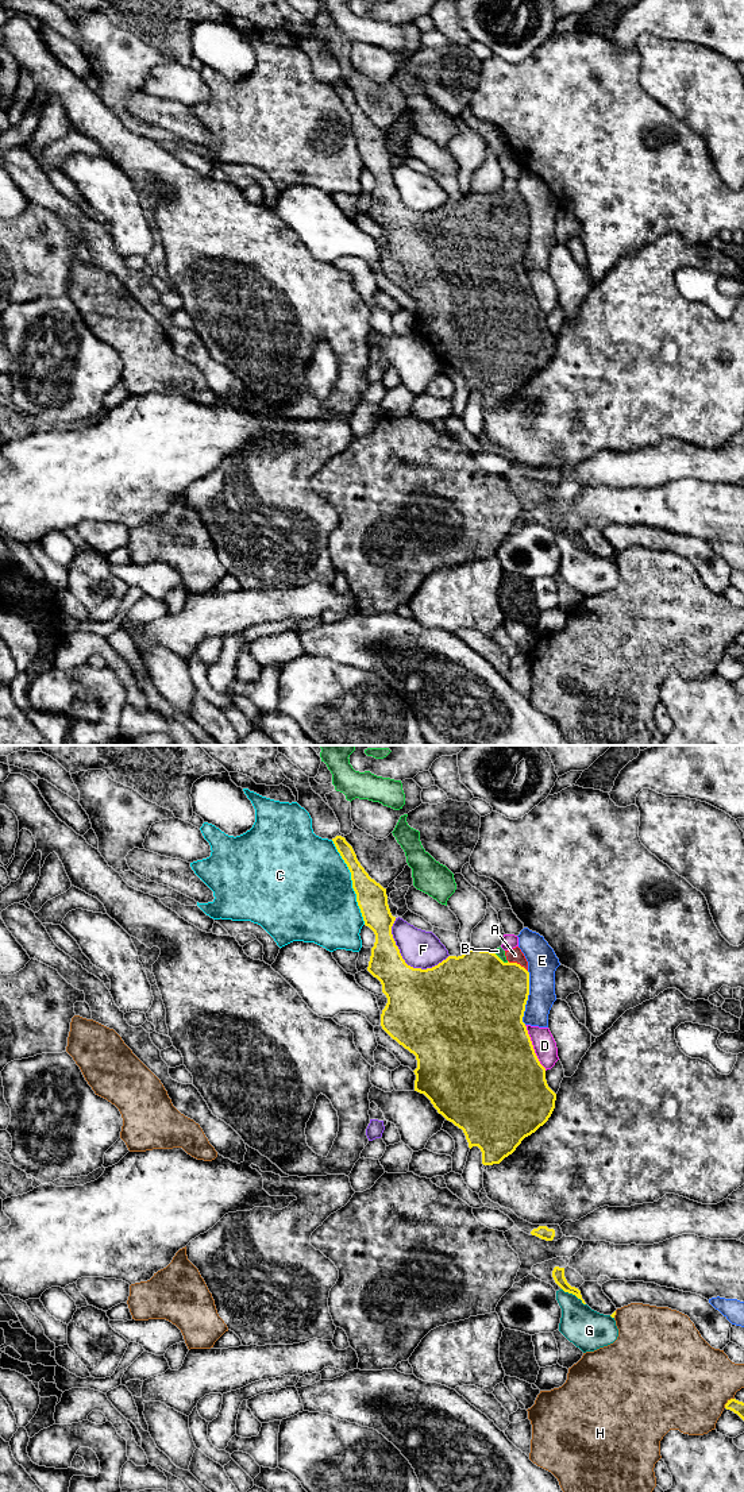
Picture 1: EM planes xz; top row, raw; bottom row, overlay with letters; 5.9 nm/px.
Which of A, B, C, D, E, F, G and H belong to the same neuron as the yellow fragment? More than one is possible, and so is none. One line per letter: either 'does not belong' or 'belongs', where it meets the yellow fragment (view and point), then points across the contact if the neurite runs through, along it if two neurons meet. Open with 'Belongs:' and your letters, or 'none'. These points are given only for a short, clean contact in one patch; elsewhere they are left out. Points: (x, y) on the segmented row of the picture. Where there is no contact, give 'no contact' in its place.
Belongs: A
A: belongs | xz (516, 963) | across xz (489, 995), (516, 963), (515, 955)
B: does not belong | xz (497, 956)
C: does not belong | xz (353, 882)
D: does not belong | xz (532, 1048)
E: does not belong | xz (527, 998)
F: does not belong | xz (404, 962)
G: does not belong | xz (574, 1294)
H: does not belong | xz (728, 1402)

